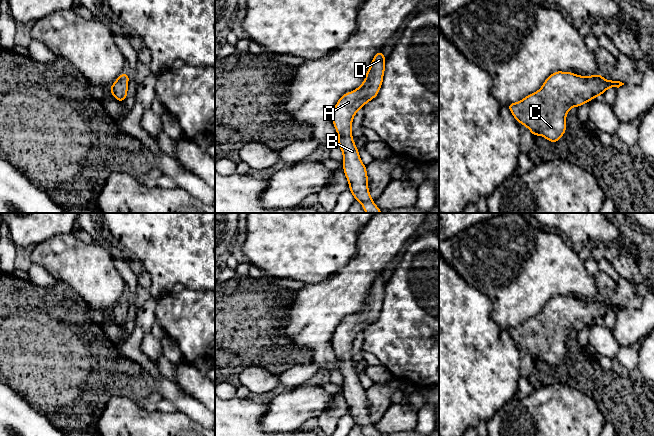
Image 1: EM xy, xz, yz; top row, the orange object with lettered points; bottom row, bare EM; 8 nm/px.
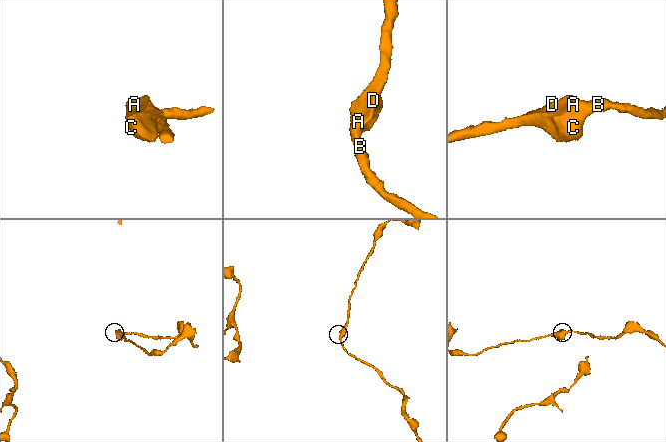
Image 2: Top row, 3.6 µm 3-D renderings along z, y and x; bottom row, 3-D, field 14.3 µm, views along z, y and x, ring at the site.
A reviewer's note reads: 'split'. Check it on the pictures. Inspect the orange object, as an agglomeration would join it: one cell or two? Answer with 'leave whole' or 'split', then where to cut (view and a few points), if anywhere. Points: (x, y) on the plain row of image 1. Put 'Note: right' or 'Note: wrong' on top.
Note: wrong
leave whole | no cut

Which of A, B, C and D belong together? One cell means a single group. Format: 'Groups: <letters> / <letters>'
Groups: A B C D

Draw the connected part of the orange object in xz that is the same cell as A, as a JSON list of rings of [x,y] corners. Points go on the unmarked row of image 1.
[[[378,275],[366,297],[364,306],[354,315],[344,317],[332,337],[332,346],[338,358],[338,370],[343,376],[343,394],[355,425],[360,425],[365,436],[382,436],[368,413],[366,389],[359,381],[359,374],[352,363],[352,345],[356,336],[374,323],[381,312],[386,282]]]

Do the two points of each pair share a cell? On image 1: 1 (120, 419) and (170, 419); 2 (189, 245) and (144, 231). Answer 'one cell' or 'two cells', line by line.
1: one cell
2: one cell

